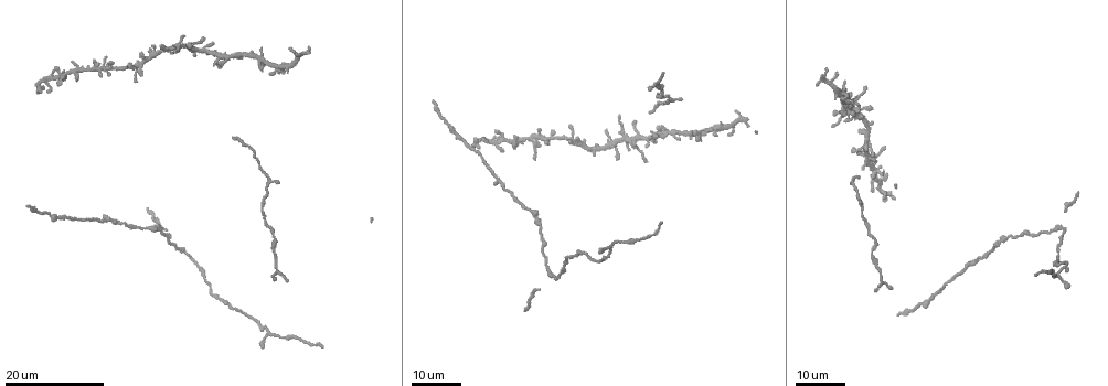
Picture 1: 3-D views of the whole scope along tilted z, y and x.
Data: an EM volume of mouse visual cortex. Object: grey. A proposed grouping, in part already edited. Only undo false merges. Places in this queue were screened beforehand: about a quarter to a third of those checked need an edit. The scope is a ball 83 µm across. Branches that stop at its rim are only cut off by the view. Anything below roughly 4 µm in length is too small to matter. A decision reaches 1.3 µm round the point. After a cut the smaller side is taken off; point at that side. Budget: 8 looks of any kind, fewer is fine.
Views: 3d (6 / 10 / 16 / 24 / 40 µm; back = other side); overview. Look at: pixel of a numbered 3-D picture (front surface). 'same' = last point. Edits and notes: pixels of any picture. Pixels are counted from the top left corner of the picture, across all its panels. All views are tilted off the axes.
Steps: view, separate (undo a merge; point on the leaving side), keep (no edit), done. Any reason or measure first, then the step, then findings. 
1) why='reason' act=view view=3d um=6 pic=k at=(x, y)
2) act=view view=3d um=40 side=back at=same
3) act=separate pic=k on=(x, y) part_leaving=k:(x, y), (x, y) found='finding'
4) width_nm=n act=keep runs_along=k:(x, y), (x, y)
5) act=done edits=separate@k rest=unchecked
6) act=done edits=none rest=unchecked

why='three-way junction' act=view view=3d um=16 pic=1 at=(547, 274)

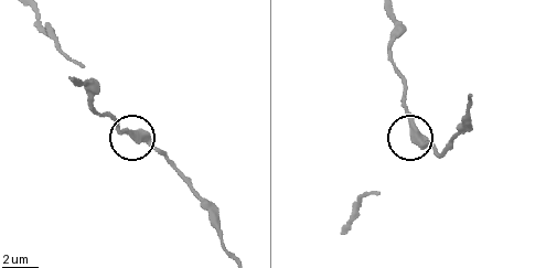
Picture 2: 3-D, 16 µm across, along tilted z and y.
act=view view=3d um=6 pic=2 at=(416, 140)

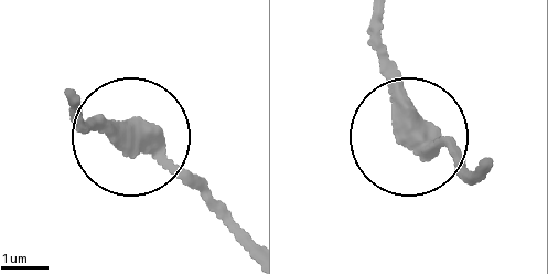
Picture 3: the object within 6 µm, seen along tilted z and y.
width_nm=350 act=separate pic=3 on=(398, 80) found='two cells meet here'

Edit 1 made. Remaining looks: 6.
act=view view=overview

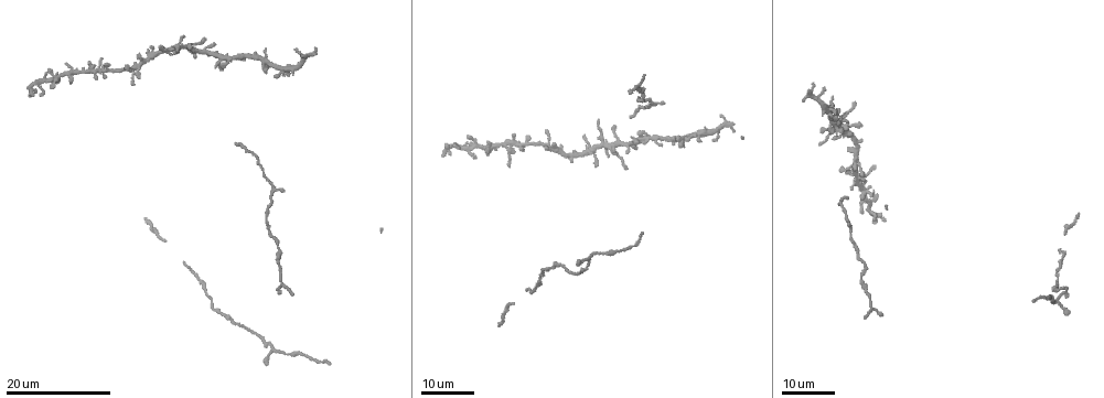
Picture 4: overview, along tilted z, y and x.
why='branch point' act=view view=3d um=24 pic=4 at=(848, 229)

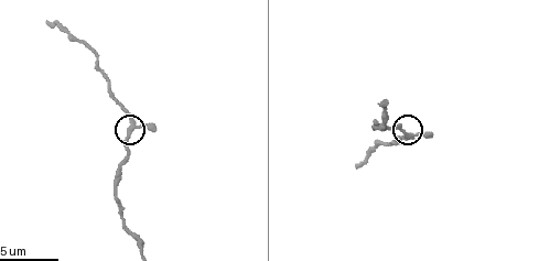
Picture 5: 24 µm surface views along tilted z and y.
act=view view=3d um=10 pic=5 at=(413, 134)

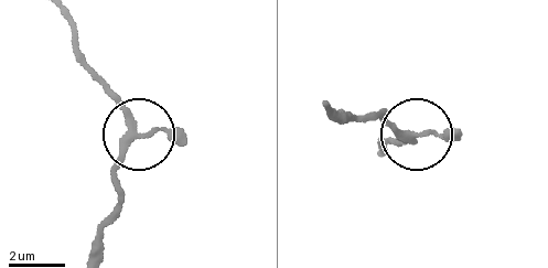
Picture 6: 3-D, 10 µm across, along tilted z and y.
arms=3 act=keep found='all the same cell'

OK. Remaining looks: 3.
why='looks like a crossing' act=view view=3d um=24 pic=4 at=(604, 143)

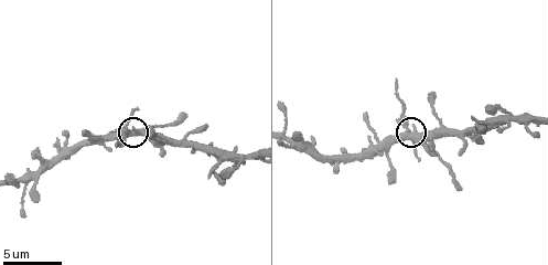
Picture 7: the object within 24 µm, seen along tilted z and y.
act=view view=3d um=10 pic=7 at=(128, 130)

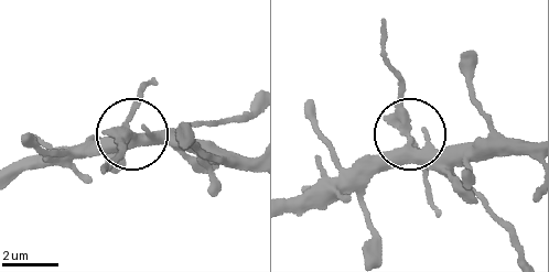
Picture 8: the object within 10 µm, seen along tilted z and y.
width_nm=370 act=separate pic=8 on=(397, 100) part_leaving=8:(410, 138), (400, 77), (381, 43), (383, 19) found='two cells meet here'

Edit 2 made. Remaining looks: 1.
act=done edits=separate@3,separate@8 rest=unchecked

